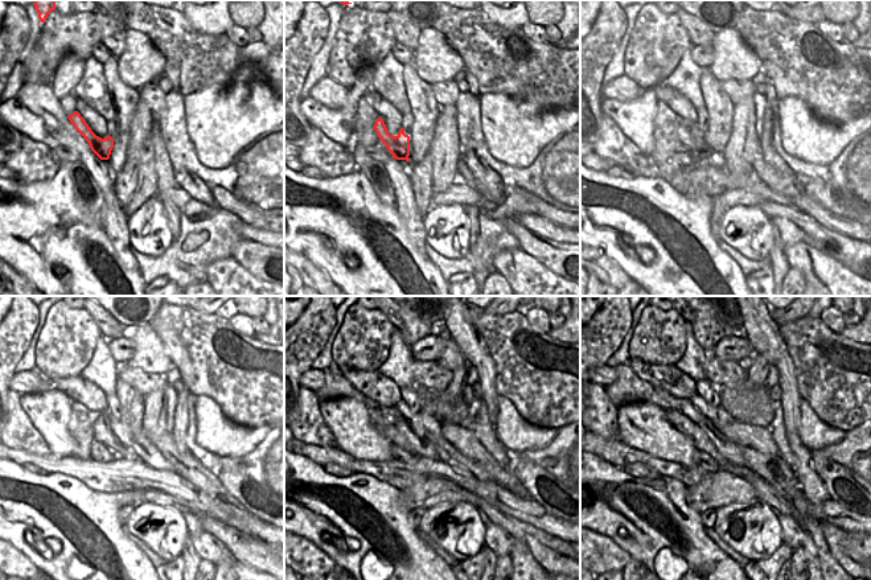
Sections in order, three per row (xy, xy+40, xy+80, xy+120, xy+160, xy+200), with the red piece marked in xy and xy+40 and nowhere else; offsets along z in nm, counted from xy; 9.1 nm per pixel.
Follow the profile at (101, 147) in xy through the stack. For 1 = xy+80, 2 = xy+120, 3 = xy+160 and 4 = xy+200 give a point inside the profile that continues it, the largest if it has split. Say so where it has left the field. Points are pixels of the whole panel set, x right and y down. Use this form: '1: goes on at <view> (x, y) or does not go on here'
1: goes on at xy+80 (690, 135)
2: goes on at xy+120 (115, 434)
3: goes on at xy+160 (413, 430)
4: goes on at xy+200 (731, 451)

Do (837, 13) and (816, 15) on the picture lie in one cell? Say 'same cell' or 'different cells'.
different cells

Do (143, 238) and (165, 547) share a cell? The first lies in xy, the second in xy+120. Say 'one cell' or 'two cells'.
one cell

